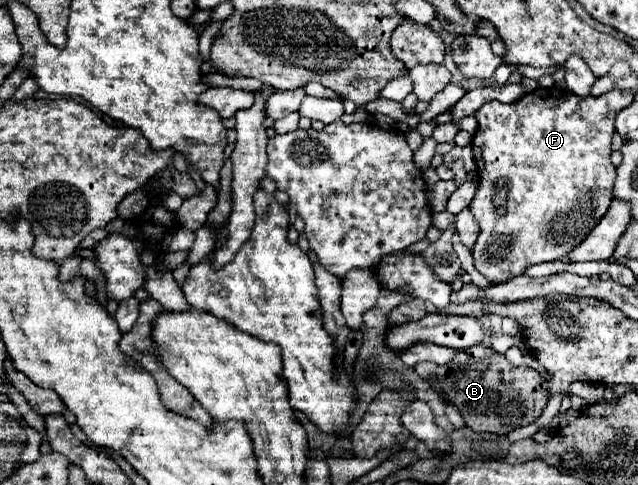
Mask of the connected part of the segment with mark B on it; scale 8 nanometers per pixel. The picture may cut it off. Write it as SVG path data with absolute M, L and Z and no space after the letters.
M485 344L461 350L459 358L447 366L421 362L415 370L427 382L431 376L437 376L439 388L459 408L465 424L469 424L475 432L491 432L501 436L519 426L527 426L541 414L549 400L547 388L537 370L527 366L511 366L503 354L497 354Z

